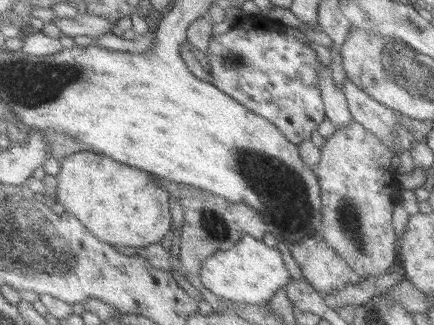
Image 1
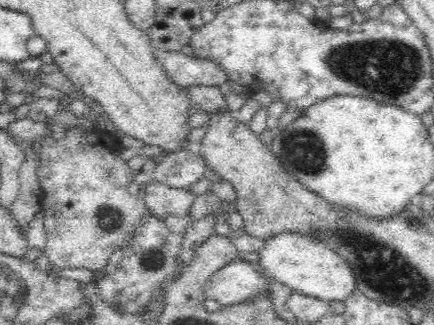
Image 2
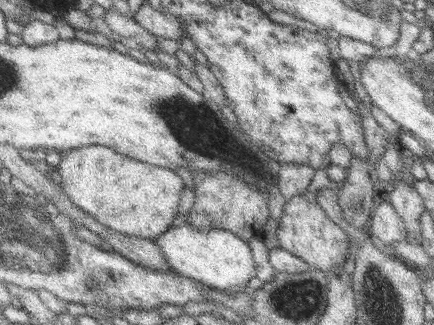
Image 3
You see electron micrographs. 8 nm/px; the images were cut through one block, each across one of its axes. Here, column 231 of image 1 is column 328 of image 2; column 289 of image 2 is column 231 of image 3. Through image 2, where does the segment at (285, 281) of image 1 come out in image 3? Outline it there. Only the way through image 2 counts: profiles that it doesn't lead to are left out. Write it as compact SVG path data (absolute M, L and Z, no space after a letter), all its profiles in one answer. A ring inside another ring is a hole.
M185 222L183 226L173 226L155 242L165 254L165 260L173 266L175 274L201 280L203 284L209 284L219 292L231 286L247 286L249 280L257 276L257 264L253 260L251 244L225 228L199 230L197 226Z

